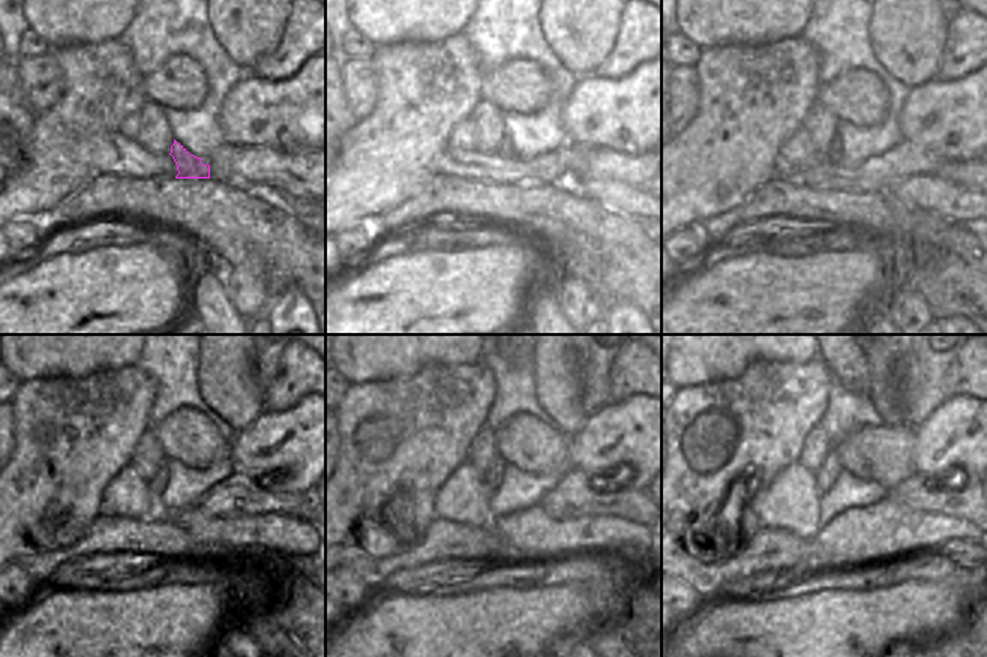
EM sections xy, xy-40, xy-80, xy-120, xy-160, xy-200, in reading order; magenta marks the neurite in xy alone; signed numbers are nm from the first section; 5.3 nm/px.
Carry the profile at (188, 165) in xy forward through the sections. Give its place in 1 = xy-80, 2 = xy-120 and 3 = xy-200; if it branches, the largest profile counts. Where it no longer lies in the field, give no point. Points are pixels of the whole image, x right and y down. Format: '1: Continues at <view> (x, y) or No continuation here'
1: Continues at xy-80 (833, 152)
2: Continues at xy-120 (156, 485)
3: Continues at xy-200 (827, 474).

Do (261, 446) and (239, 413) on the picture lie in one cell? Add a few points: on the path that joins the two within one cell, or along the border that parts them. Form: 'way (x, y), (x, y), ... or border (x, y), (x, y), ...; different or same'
border (264, 410), (236, 435); different

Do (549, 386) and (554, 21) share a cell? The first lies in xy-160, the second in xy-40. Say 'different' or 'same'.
same

